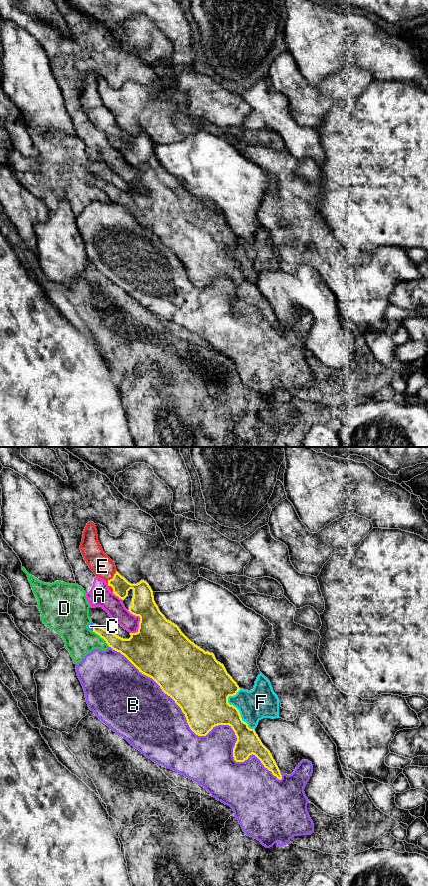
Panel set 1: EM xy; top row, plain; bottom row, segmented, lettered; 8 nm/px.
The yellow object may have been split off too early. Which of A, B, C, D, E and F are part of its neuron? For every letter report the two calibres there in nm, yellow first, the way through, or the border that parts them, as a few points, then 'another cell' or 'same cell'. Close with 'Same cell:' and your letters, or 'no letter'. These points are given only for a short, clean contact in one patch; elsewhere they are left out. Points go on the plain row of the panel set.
A: 400/160 nm | another cell
B: 360/400 nm | another cell
C: 120/50 nm | same cell
D: 160/240 nm | another cell
E: 140/180 nm | same cell
F: 360/260 nm | another cell
Same cell: C, E

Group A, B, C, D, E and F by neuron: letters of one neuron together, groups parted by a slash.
A / B / C E / D / F

